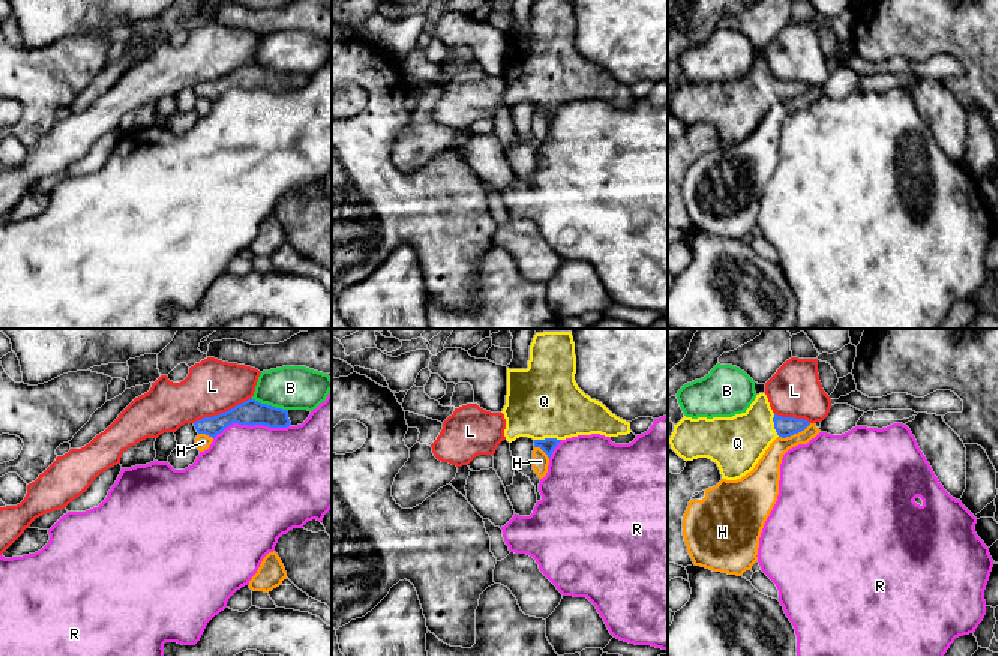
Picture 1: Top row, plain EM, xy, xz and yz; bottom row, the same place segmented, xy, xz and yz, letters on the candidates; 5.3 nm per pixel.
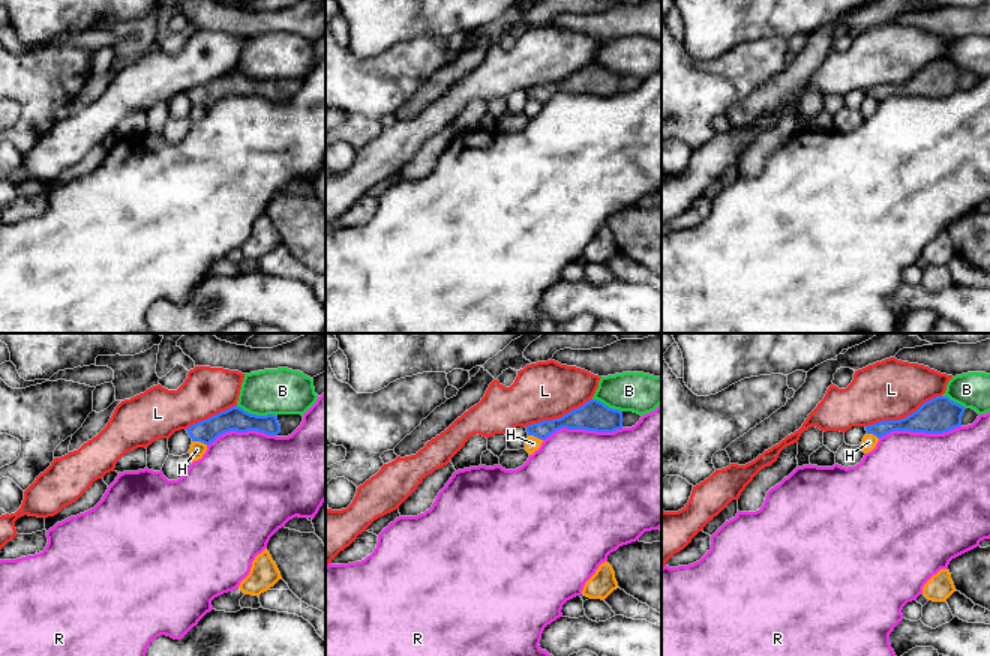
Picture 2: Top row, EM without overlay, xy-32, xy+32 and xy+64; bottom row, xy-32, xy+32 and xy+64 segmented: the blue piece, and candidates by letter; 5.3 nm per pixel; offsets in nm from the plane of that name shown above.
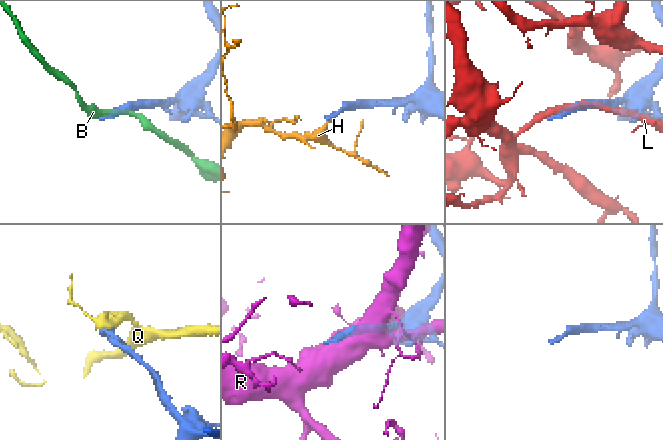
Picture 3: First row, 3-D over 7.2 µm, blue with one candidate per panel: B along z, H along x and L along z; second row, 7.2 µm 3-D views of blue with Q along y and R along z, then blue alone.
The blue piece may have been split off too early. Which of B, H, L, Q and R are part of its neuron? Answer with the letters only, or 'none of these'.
Q

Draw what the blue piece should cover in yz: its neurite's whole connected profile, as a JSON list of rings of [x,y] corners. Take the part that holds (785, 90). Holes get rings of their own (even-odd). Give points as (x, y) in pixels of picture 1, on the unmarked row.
[[[765,57],[756,59],[750,71],[732,81],[683,81],[674,89],[669,102],[671,113],[684,125],[708,122],[717,128],[722,143],[737,144],[750,137],[770,108],[777,102],[786,102],[804,95],[810,86],[795,81],[782,81],[773,77]]]

